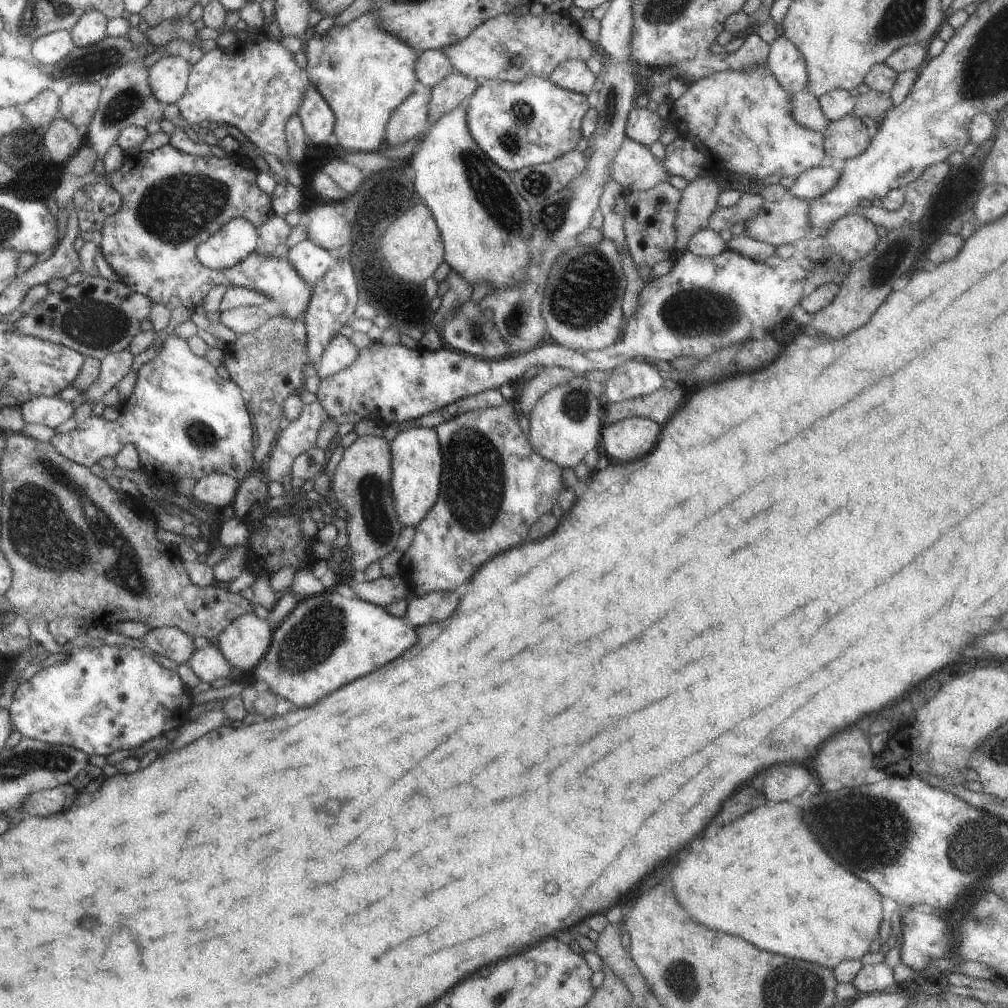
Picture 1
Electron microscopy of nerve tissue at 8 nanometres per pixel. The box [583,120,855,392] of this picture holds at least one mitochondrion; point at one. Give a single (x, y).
(690, 312)

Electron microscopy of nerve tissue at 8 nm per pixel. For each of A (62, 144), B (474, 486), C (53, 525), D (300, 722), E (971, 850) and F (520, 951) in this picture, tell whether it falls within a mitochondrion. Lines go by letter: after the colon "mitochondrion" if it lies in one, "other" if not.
A: other
B: mitochondrion
C: mitochondrion
D: other
E: mitochondrion
F: other

